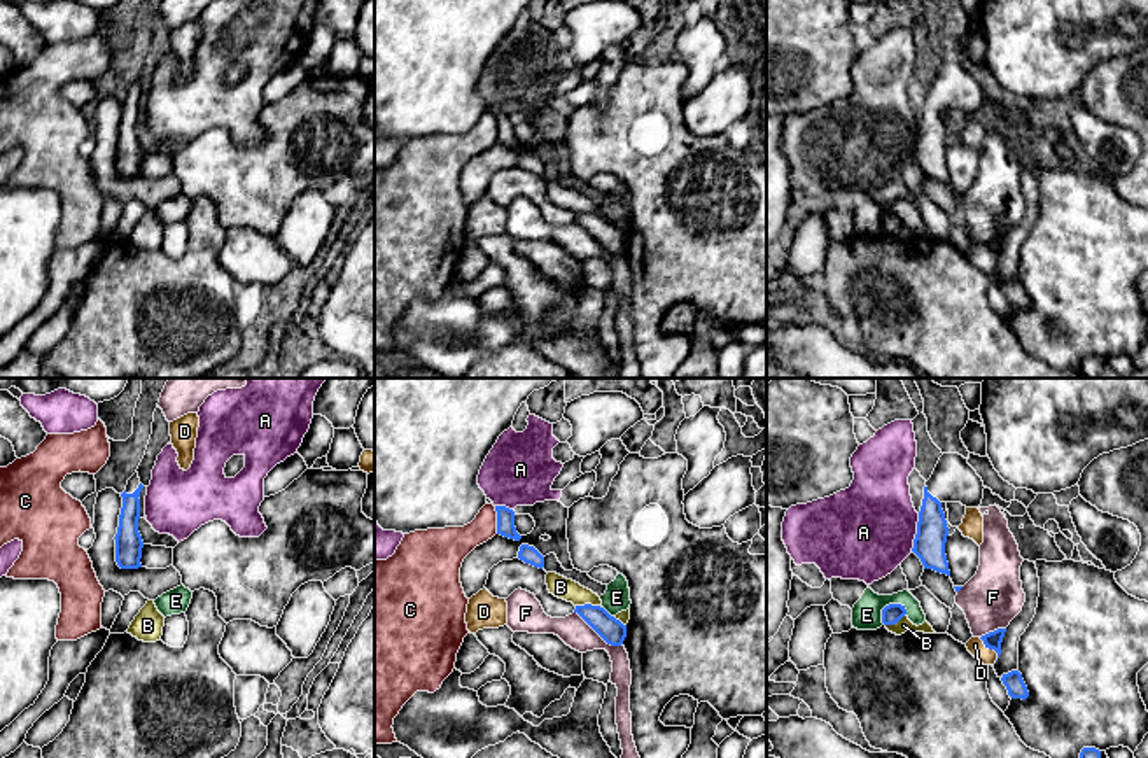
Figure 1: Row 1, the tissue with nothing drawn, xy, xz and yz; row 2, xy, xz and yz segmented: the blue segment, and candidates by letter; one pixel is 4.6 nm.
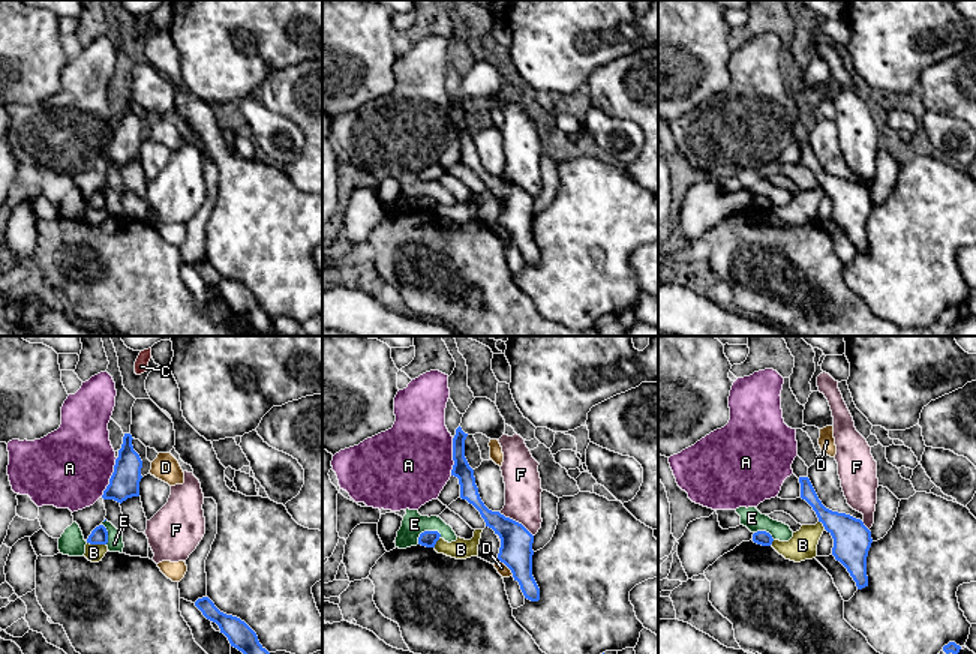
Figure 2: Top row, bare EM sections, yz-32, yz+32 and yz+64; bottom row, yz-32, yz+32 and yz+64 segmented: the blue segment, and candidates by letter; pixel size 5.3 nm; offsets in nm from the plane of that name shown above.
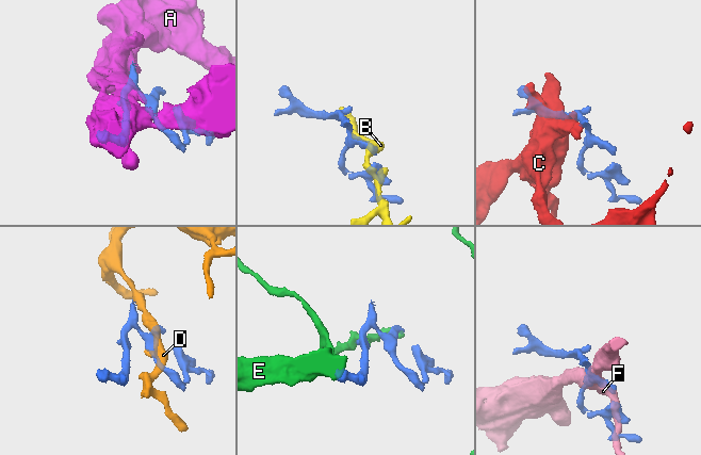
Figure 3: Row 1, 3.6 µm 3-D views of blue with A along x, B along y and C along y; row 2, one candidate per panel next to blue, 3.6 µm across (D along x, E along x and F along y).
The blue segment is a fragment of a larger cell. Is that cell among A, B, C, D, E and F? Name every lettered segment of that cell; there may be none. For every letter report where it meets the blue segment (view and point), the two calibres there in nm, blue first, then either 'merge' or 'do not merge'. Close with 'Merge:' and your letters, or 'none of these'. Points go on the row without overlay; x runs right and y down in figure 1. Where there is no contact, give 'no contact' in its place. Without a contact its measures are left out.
A: meets blue in yz at (917, 140); 140 nm thick on the blue side, 440 nm on the other; do not merge
B: meets blue in xz at (588, 212); 110 nm thick on the blue side, 100 nm on the other; do not merge
C: meets blue in xz at (497, 128); 80 nm thick on the blue side, 170 nm on the other; do not merge
D: meets blue in yz at (991, 256); 80 nm thick on the blue side, 80 nm on the other; do not merge
E: meets blue in yz at (886, 214); 90 nm thick on the blue side, 140 nm on the other; do not merge
F: meets blue in xz at (599, 242); 110 nm thick on the blue side, 140 nm on the other; do not merge
Merge: none of these

